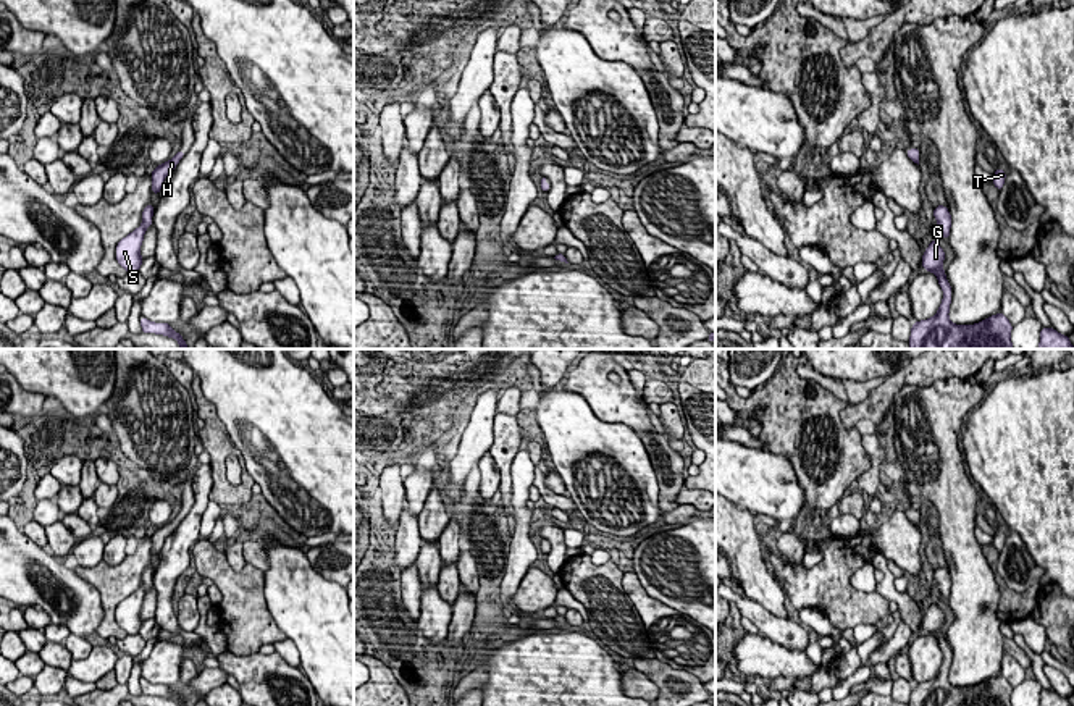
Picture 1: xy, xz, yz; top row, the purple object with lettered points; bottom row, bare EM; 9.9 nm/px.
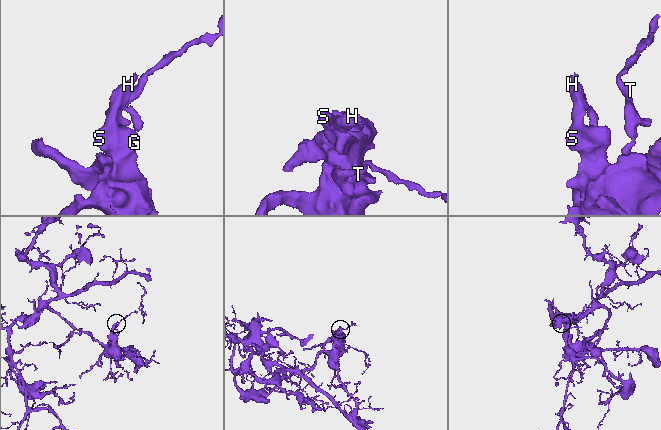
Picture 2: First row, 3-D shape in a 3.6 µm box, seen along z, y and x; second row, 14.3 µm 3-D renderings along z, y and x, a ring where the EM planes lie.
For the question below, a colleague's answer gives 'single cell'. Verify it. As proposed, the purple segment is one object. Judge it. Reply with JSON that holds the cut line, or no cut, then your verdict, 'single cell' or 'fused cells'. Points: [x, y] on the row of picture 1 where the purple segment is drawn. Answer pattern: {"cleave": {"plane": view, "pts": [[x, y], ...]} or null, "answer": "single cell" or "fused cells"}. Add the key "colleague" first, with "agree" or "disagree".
{"colleague": "agree", "cleave": null, "answer": "single cell"}

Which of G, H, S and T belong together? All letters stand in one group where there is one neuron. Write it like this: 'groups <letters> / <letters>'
groups G H S T

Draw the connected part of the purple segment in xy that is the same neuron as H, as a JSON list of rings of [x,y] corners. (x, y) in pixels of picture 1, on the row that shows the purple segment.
[[[179,150],[171,160],[168,160],[166,163],[158,165],[153,171],[152,171],[152,192],[153,194],[160,194],[162,184],[165,181],[165,178],[176,168],[176,165],[179,163],[179,160],[184,157],[184,150]]]

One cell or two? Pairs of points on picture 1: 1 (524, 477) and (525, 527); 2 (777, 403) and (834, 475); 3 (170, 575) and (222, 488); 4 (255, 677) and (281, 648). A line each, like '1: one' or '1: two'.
1: one
2: one
3: two
4: two

